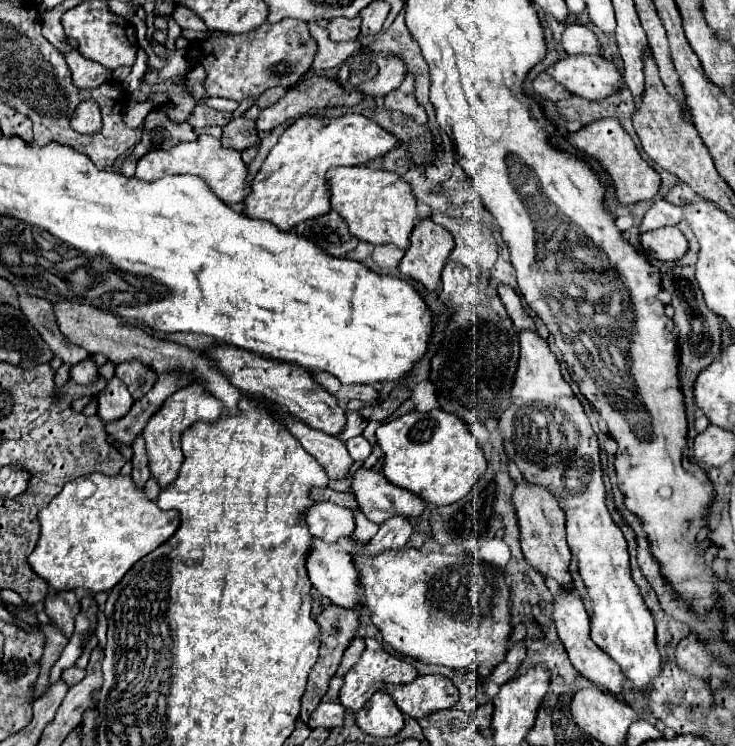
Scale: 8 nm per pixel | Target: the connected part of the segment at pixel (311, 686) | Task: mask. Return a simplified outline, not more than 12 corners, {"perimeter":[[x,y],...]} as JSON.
{"perimeter":[[323,606],[317,664],[309,670],[301,718],[309,720],[327,692],[363,606]]}

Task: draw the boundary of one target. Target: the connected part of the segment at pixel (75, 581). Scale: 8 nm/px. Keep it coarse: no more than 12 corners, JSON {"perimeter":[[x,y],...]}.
{"perimeter":[[131,476],[69,482],[37,514],[29,566],[53,592],[111,590],[169,540]]}

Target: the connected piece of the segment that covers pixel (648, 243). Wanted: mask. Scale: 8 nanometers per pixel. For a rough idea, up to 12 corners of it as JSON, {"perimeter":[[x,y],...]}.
{"perimeter":[[667,226],[639,236],[657,260],[679,260],[687,240]]}

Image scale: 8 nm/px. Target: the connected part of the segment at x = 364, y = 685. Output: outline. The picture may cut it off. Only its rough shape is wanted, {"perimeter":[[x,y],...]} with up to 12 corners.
{"perimeter":[[365,638],[363,656],[343,676],[339,702],[355,712],[389,682],[419,672]]}

